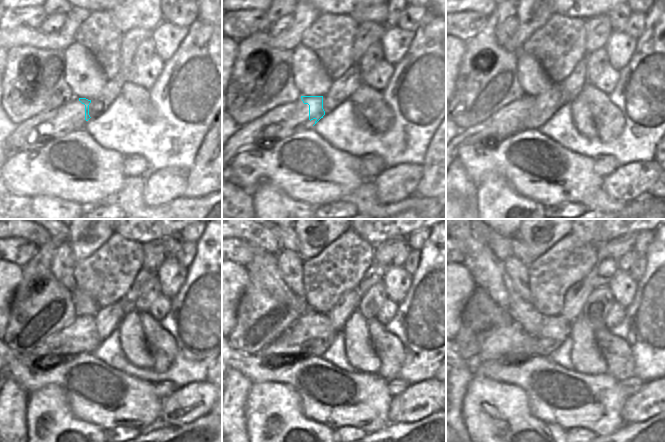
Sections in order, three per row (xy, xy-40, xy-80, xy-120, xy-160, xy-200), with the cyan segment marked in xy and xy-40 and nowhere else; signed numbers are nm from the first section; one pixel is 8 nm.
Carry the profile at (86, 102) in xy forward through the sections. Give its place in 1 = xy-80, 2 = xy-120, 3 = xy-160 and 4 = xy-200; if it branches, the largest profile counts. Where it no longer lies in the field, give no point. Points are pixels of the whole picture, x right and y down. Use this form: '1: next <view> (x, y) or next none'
1: next xy-80 (546, 104)
2: next xy-120 (108, 318)
3: next xy-160 (348, 303)
4: next xy-200 (577, 295)

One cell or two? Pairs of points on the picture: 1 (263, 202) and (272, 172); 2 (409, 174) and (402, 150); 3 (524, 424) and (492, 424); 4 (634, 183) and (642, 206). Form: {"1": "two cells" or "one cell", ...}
{"1": "two cells", "2": "two cells", "3": "one cell", "4": "two cells"}

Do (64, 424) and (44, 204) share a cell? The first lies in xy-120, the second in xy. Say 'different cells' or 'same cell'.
same cell

